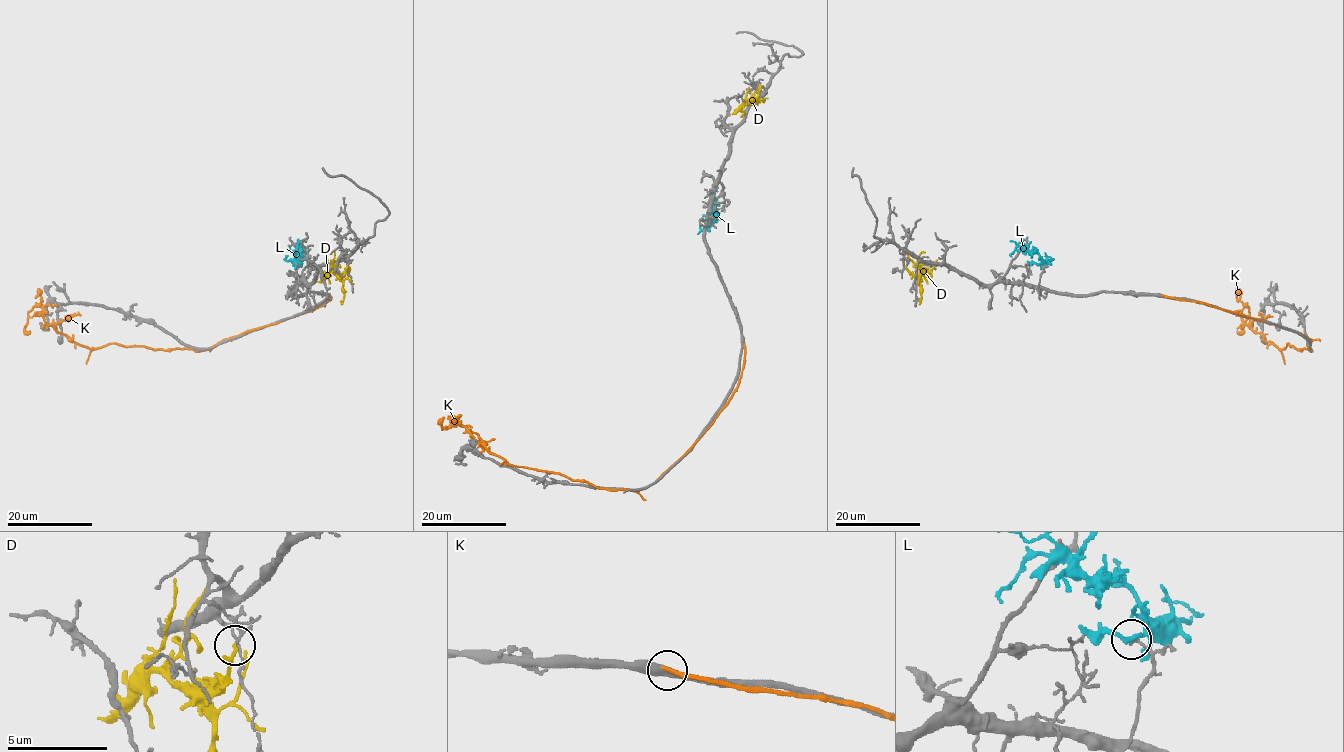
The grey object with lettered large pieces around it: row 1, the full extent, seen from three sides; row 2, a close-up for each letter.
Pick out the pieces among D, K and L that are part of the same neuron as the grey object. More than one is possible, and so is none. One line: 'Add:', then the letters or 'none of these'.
Add: none of these

